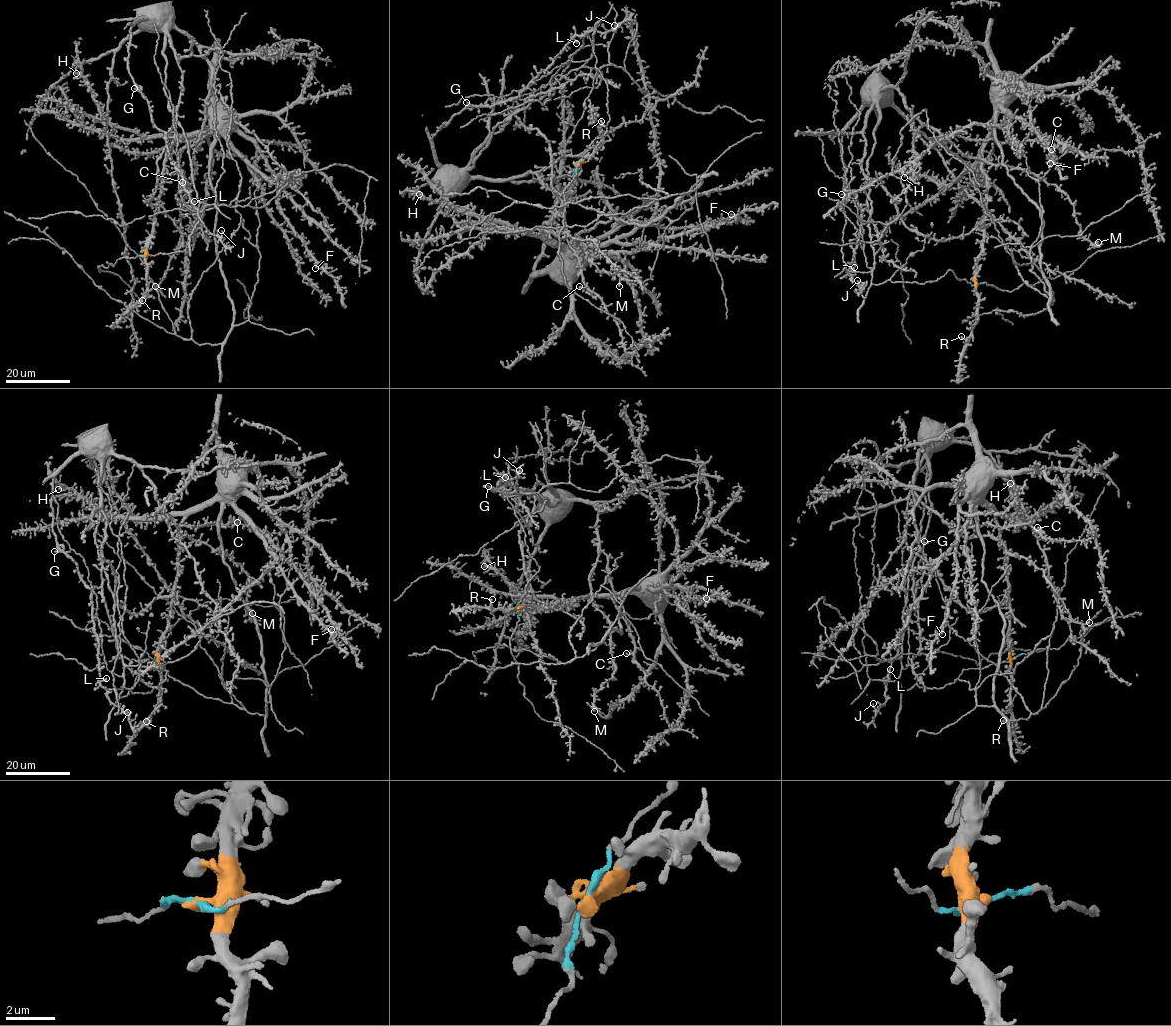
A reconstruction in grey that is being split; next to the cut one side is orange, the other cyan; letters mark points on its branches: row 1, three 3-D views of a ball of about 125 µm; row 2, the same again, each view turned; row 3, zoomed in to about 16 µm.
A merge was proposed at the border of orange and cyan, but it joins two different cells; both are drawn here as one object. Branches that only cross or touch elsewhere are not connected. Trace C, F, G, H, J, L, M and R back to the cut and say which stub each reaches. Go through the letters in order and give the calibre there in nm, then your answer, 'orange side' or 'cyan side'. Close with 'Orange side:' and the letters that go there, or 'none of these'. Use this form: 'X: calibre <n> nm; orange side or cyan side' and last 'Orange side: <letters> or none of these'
C: calibre 320 nm; cyan side
F: calibre 240 nm; orange side
G: calibre 150 nm; cyan side
H: calibre 480 nm; orange side
J: calibre 140 nm; cyan side
L: calibre 440 nm; cyan side
M: calibre 400 nm; cyan side
R: calibre 340 nm; orange side
Orange side: F, H, R

